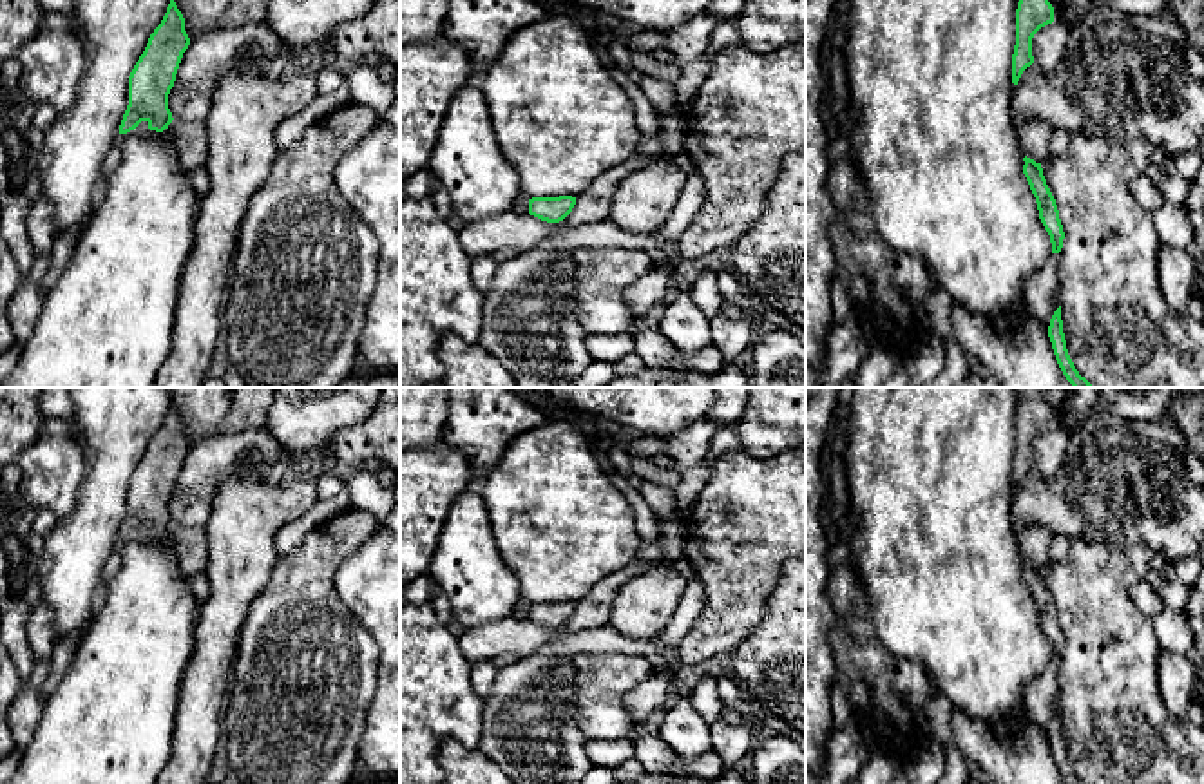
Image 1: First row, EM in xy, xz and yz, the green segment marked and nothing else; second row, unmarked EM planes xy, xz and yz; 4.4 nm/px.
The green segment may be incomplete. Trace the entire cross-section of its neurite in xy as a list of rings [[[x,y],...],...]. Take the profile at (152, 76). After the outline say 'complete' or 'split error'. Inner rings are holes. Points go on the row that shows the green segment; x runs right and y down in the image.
[[[170,0],[161,24],[150,34],[129,76],[129,105],[119,134],[134,130],[141,121],[147,121],[148,129],[156,132],[168,129],[174,120],[168,109],[168,94],[188,45],[185,18],[176,2]]] | complete

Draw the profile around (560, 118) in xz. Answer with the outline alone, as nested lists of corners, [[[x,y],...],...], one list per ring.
[[[563,11],[520,29],[476,83],[498,145],[529,199],[578,197],[635,152],[641,134],[628,94],[614,81],[583,27]]]

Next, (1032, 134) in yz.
[[[1016,120],[1016,132],[1023,158],[1043,163],[1048,154],[1048,139],[1054,127],[1045,120]]]

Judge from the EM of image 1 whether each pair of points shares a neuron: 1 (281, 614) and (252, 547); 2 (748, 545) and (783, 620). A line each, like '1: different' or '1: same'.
1: different
2: different

